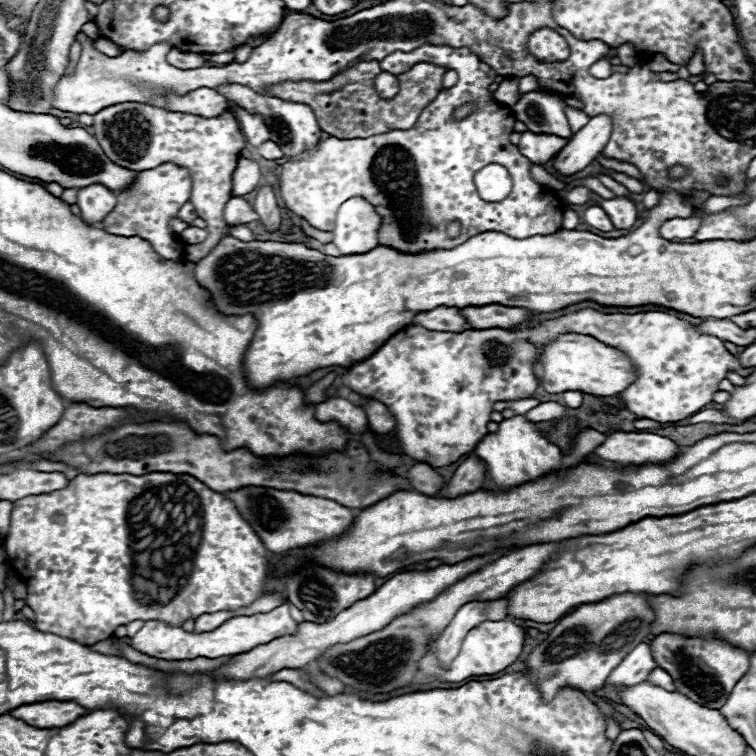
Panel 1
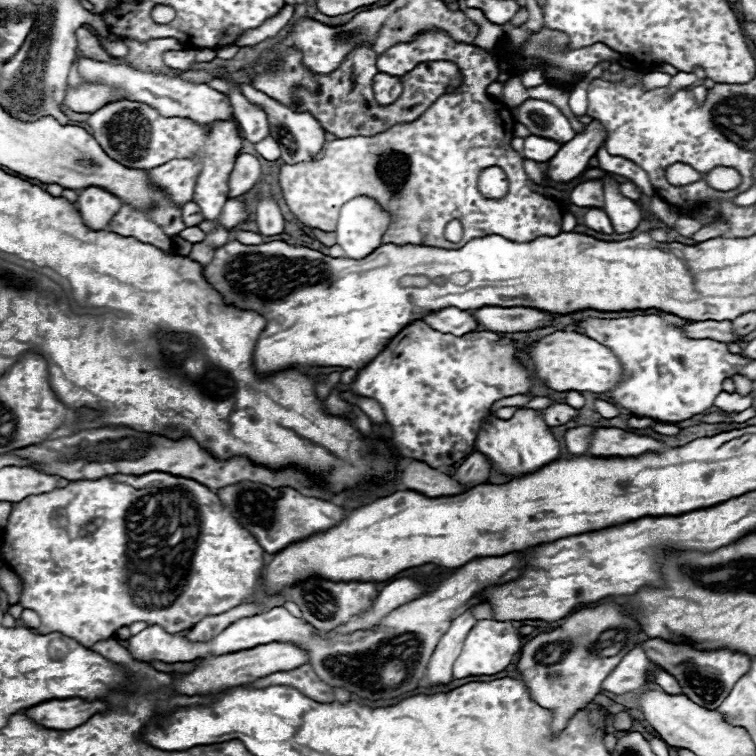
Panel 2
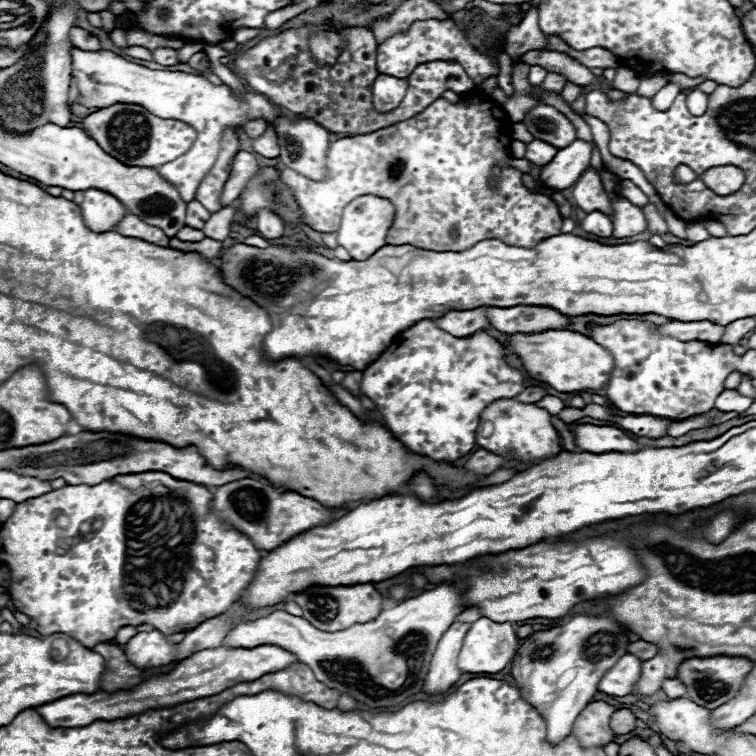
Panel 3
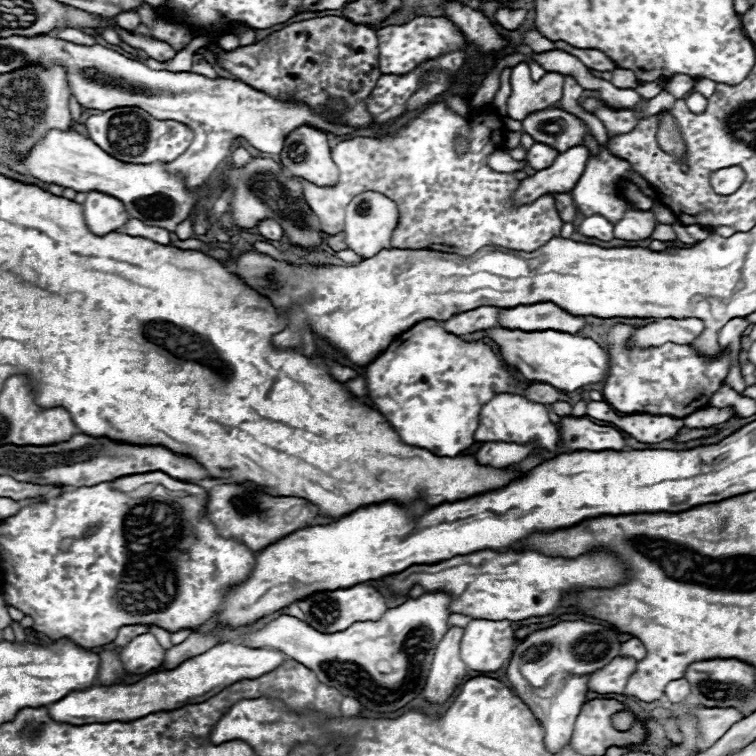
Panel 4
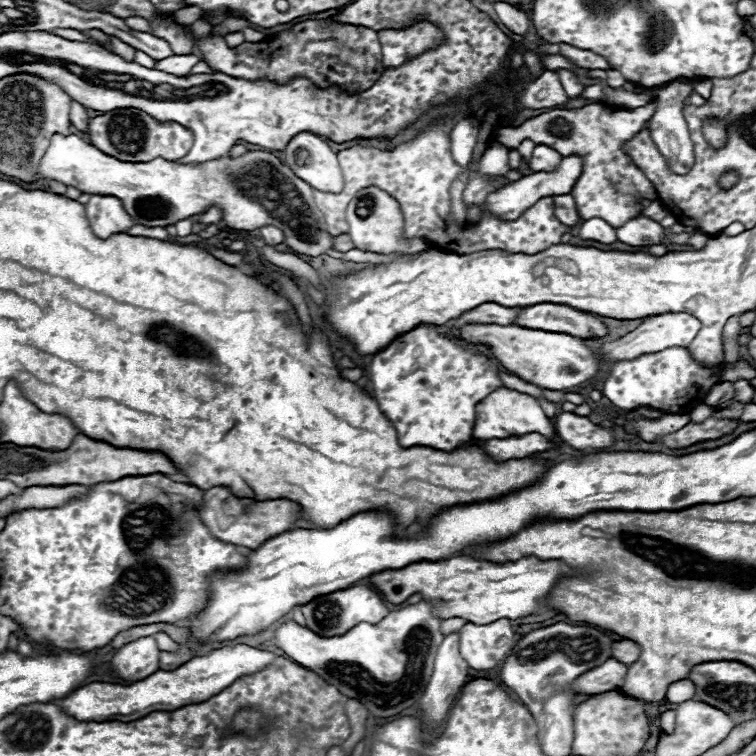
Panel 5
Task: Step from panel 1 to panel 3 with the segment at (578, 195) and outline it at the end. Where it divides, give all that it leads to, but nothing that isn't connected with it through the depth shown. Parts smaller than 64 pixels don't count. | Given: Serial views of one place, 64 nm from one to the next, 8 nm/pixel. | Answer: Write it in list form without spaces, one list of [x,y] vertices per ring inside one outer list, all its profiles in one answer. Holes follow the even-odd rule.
[[[588,168],[586,170],[588,176],[580,176],[578,182],[574,184],[574,190],[572,190],[572,202],[582,208],[584,212],[592,212],[592,210],[600,210],[604,214],[612,214],[612,208],[610,208],[610,200],[606,196],[606,190],[600,182],[600,176],[596,174],[594,168]]]

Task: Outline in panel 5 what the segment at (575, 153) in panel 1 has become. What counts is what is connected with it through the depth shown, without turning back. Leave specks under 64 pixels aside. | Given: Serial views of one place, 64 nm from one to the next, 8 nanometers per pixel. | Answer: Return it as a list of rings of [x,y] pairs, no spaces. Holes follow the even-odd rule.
[[[570,154],[570,156],[562,156],[560,166],[554,172],[534,172],[530,176],[522,176],[520,180],[504,186],[502,190],[498,190],[496,194],[490,194],[486,204],[488,210],[492,214],[496,214],[498,218],[504,220],[514,220],[518,218],[526,208],[530,208],[532,204],[536,204],[540,198],[544,196],[558,196],[558,194],[568,194],[572,190],[572,186],[576,184],[576,178],[580,178],[582,174],[582,158],[578,154]]]

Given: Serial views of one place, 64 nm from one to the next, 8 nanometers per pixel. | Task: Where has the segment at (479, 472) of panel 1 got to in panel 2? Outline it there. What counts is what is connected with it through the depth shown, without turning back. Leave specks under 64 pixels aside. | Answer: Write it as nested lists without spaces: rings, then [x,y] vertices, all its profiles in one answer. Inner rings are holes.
[[[474,452],[474,454],[470,454],[470,456],[462,462],[462,466],[456,470],[454,478],[456,478],[462,486],[472,488],[472,486],[484,484],[484,482],[490,478],[490,472],[492,472],[490,460],[488,460],[484,454]]]

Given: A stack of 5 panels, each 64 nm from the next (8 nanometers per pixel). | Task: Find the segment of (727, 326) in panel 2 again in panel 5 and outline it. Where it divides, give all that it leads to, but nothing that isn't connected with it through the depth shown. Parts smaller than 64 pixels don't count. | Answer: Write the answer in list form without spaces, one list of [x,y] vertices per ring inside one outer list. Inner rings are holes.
[[[662,314],[662,316],[652,316],[652,318],[644,318],[644,324],[640,324],[634,332],[626,334],[624,338],[616,340],[616,342],[608,342],[604,344],[598,352],[602,354],[602,360],[620,360],[620,358],[636,358],[640,354],[646,352],[660,352],[668,346],[688,346],[692,342],[692,338],[698,334],[700,330],[700,320],[696,320],[690,314]]]

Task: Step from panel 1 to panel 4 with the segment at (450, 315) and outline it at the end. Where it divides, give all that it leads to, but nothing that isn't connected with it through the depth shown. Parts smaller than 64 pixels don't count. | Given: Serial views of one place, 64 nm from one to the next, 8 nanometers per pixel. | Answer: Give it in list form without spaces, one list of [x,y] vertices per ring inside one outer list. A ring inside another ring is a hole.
[[[480,306],[462,314],[454,314],[450,320],[442,322],[444,330],[448,330],[454,336],[472,334],[476,330],[490,330],[492,326],[498,326],[498,308],[496,306]]]

